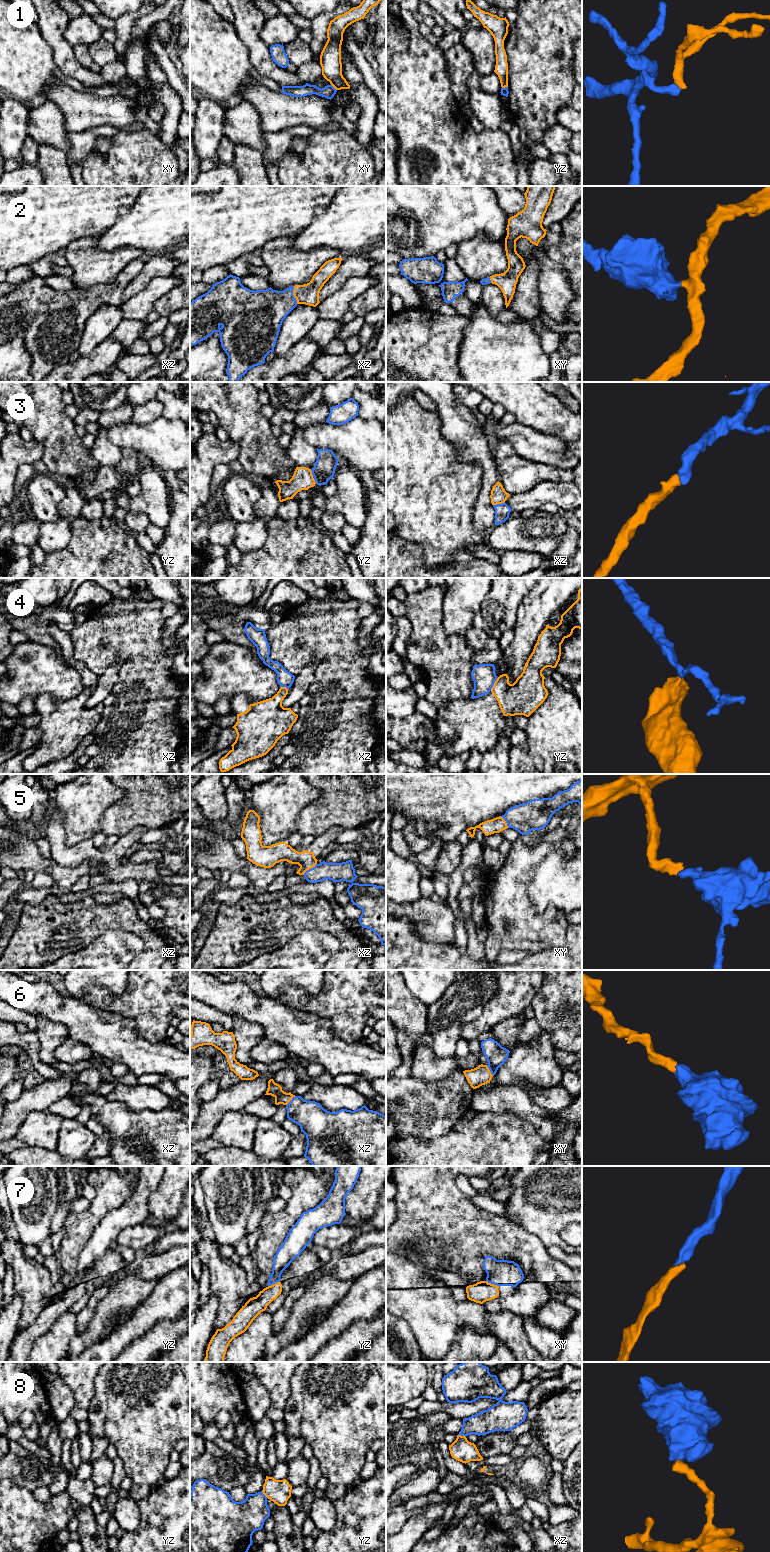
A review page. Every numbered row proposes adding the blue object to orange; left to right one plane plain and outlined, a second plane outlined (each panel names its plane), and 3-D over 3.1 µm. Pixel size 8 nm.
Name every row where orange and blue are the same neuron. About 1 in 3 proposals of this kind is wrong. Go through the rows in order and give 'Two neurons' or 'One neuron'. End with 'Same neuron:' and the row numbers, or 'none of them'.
1: Two neurons
2: One neuron
3: One neuron
4: Two neurons
5: One neuron
6: One neuron
7: Two neurons
8: Two neurons
Same neuron: 2, 3, 5, 6

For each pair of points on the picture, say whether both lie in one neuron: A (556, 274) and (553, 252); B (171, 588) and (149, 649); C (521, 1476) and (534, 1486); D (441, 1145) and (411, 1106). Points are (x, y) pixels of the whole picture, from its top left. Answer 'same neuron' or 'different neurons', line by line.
A: different neurons
B: different neurons
C: same neuron
D: different neurons

